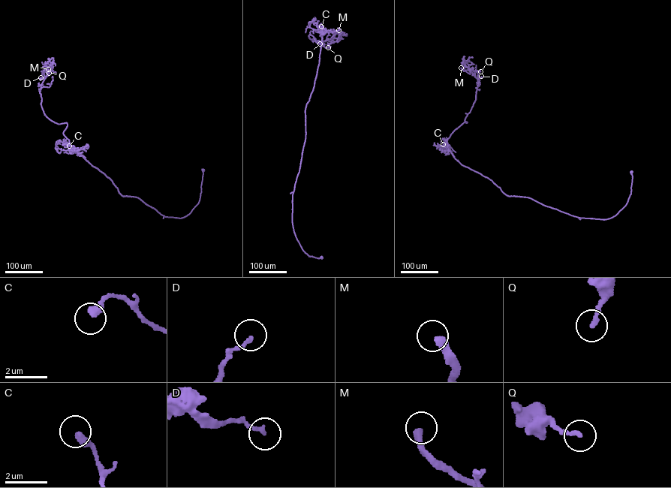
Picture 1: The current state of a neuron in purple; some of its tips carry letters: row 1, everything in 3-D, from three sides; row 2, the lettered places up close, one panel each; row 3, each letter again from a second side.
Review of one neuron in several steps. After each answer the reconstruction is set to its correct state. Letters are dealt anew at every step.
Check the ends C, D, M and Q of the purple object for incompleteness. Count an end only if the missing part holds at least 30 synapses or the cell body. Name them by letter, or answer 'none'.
M

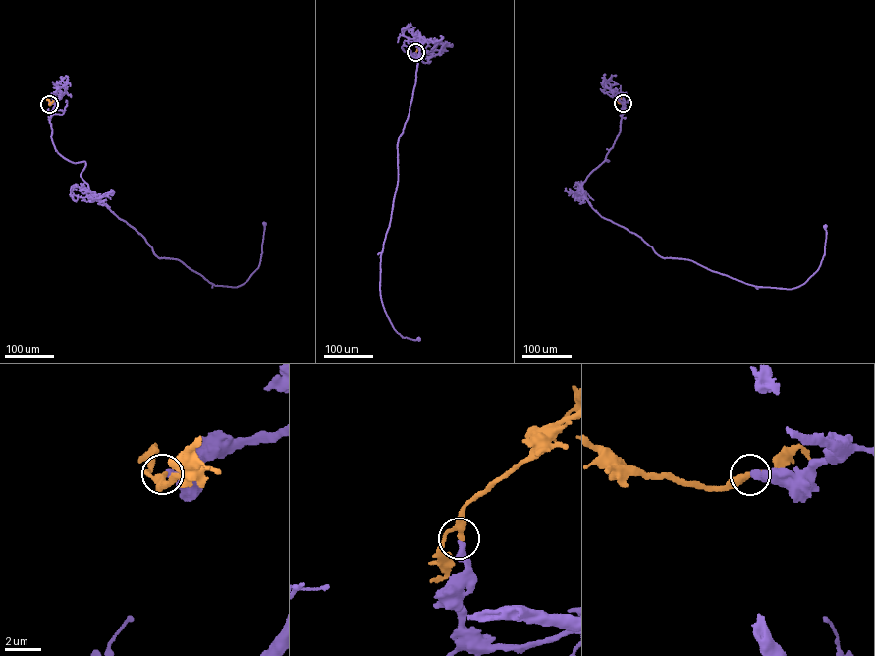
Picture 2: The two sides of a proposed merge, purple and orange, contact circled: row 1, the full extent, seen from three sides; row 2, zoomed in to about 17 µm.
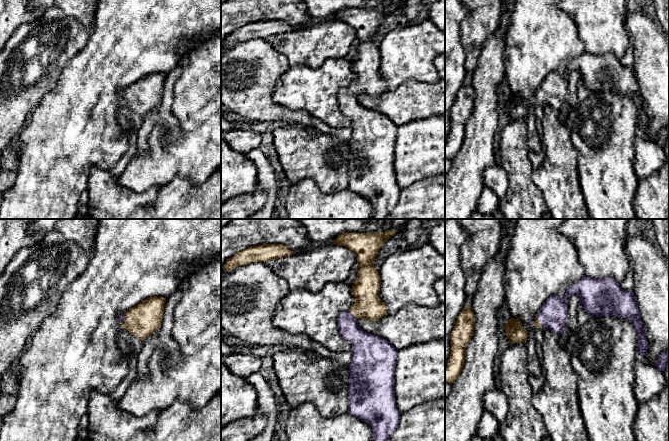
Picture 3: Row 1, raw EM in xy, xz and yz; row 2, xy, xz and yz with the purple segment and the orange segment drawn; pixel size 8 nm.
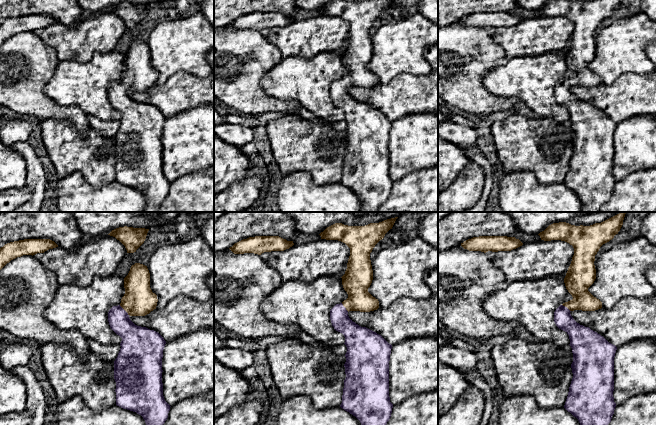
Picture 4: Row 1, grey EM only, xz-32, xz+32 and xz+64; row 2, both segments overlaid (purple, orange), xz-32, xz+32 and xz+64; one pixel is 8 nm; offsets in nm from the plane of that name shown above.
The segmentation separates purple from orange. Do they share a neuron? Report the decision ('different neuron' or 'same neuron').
same neuron

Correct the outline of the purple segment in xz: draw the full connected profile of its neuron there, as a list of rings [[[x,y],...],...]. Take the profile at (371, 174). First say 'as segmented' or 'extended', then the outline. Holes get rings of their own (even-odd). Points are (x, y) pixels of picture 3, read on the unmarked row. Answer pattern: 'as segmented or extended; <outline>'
extended; [[[388,6],[380,9],[343,9],[338,12],[332,20],[345,22],[357,31],[357,41],[359,42],[358,53],[352,61],[352,71],[355,73],[355,79],[348,87],[341,89],[338,93],[338,104],[341,112],[352,121],[352,136],[349,144],[349,171],[348,171],[348,190],[361,195],[367,199],[373,206],[373,215],[371,219],[387,219],[390,211],[396,206],[399,199],[401,188],[397,185],[395,175],[395,143],[397,136],[397,126],[386,115],[362,106],[358,100],[358,95],[368,97],[377,97],[379,94],[387,91],[387,82],[379,74],[381,55],[378,46],[374,43],[373,37],[383,20],[398,6]]]

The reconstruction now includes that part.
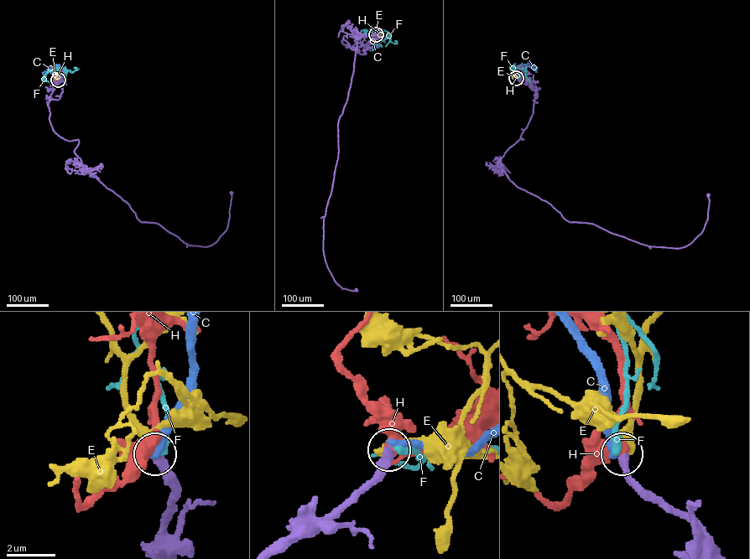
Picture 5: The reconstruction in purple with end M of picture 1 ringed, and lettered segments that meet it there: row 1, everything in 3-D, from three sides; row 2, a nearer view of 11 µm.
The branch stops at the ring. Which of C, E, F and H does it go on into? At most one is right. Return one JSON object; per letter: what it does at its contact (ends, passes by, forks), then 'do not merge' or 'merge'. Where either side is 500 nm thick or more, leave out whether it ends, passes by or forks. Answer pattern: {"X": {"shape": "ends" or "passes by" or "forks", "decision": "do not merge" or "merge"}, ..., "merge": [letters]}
{"C": {"shape": "ends", "decision": "do not merge"}, "E": {"shape": "passes by", "decision": "do not merge"}, "F": {"shape": "ends", "decision": "do not merge"}, "H": {"shape": "passes by", "decision": "merge"}, "merge": ["H"]}

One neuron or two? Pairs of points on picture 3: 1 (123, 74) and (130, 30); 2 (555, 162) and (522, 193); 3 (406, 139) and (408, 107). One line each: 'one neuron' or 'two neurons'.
1: one neuron
2: two neurons
3: two neurons

